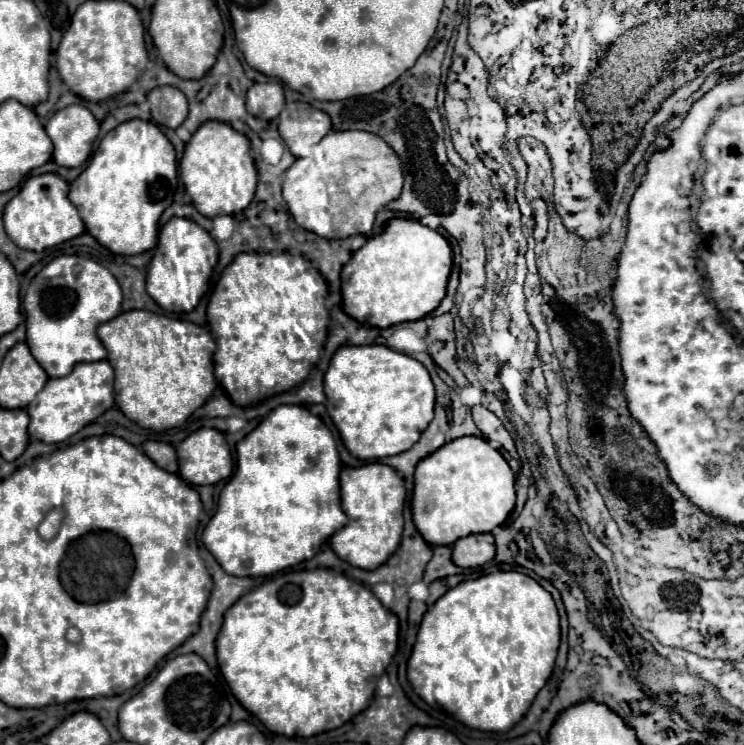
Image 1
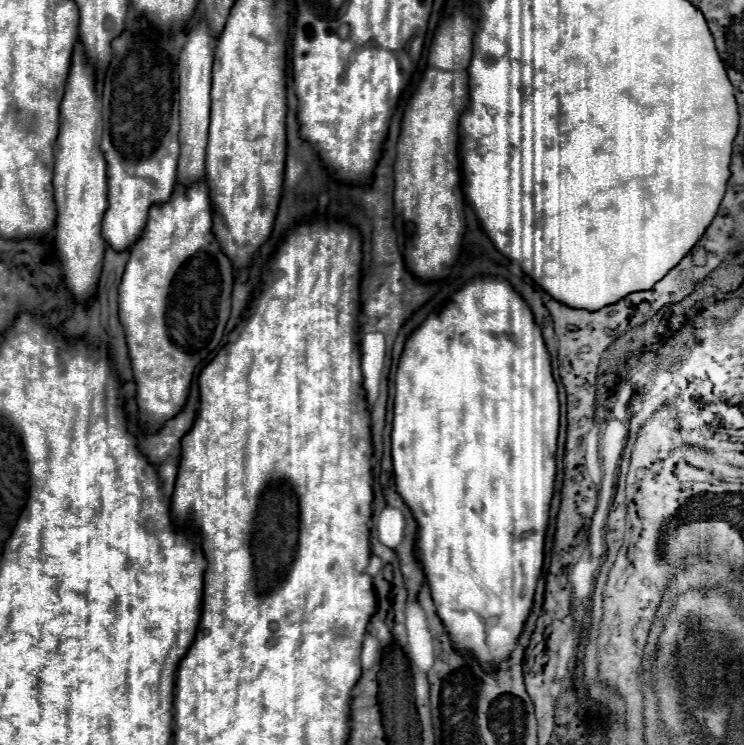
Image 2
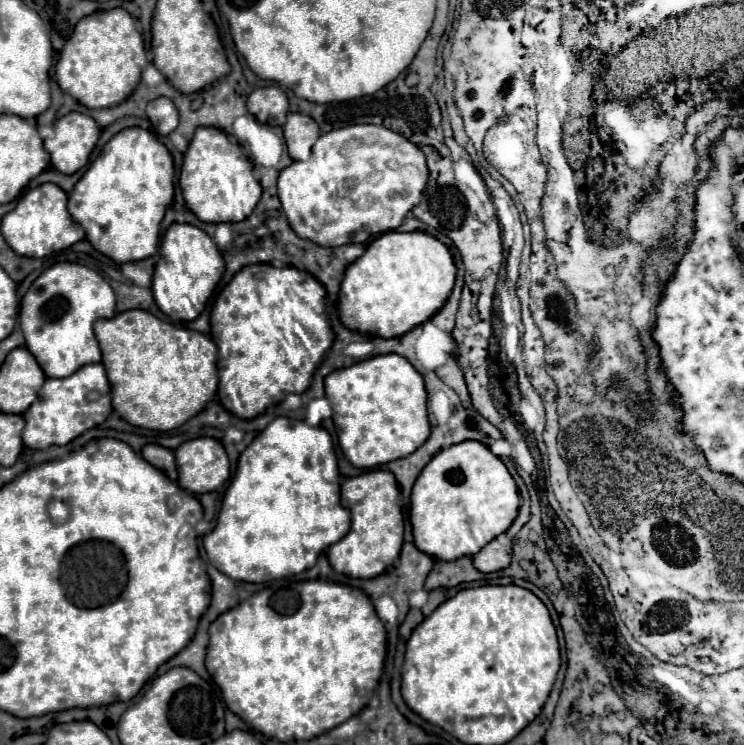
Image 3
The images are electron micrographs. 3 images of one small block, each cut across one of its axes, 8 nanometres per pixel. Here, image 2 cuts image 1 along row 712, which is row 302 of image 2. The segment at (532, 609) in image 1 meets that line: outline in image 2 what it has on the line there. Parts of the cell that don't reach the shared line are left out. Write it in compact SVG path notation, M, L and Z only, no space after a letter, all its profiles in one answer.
M476 278L468 282L462 290L458 290L448 306L436 314L428 316L426 322L412 332L408 338L398 372L396 372L396 400L394 400L394 428L392 428L392 462L394 462L394 478L396 490L404 504L412 510L418 522L416 534L416 558L422 564L424 582L432 592L432 600L436 604L436 612L442 624L448 628L448 636L452 636L452 644L456 644L458 652L466 652L472 656L484 672L498 672L500 664L512 656L512 648L516 648L516 640L520 632L524 632L524 624L532 612L536 584L542 576L544 564L544 538L550 522L550 502L554 496L554 480L556 480L556 450L558 450L558 420L560 420L560 402L558 402L558 386L552 376L550 356L542 338L540 328L534 322L534 316L526 302L512 290L512 286L502 278Z

